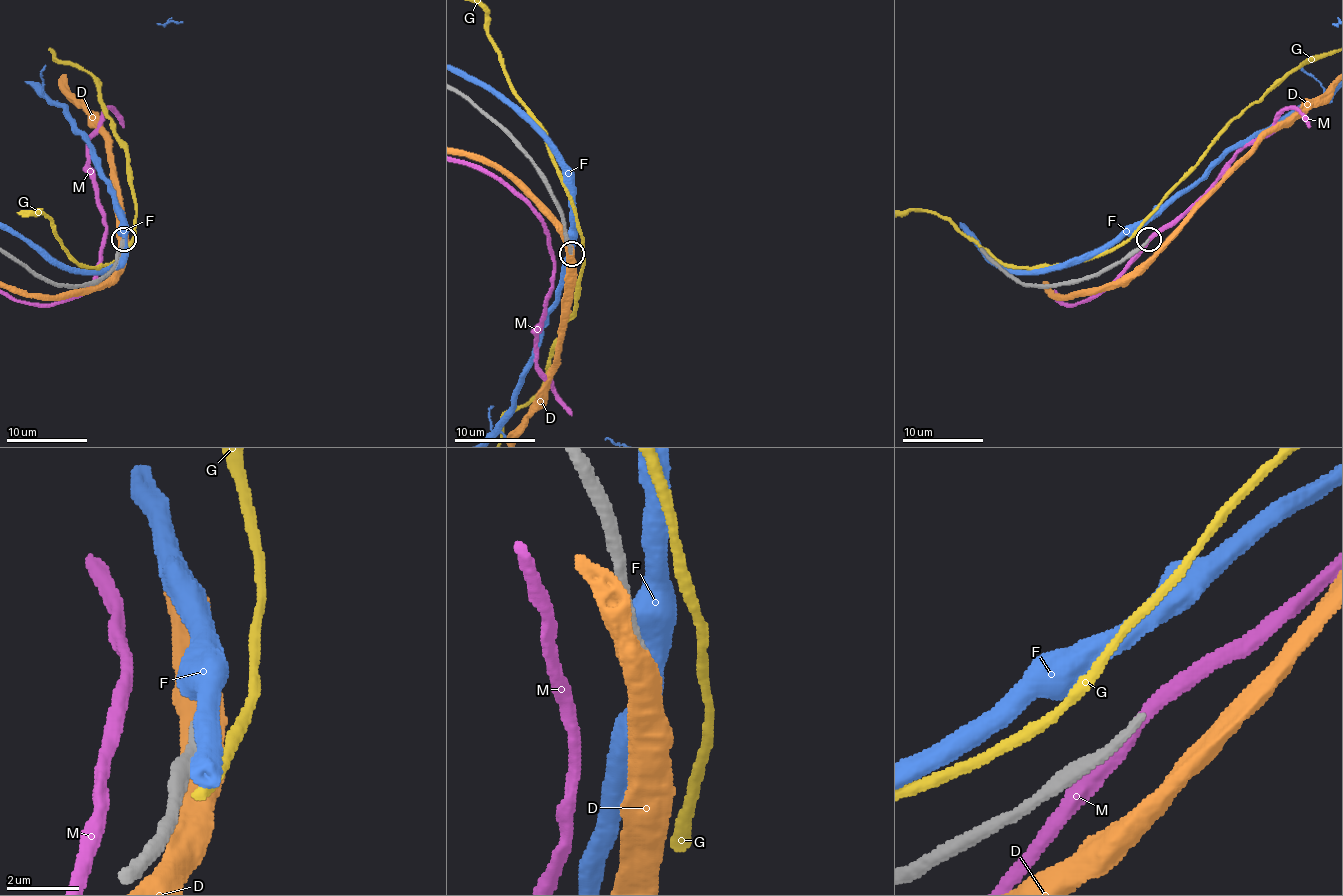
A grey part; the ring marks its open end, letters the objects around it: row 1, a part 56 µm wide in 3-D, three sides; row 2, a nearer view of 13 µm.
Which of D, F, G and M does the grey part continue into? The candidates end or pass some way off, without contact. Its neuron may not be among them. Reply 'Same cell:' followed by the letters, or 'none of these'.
Same cell: none of these

